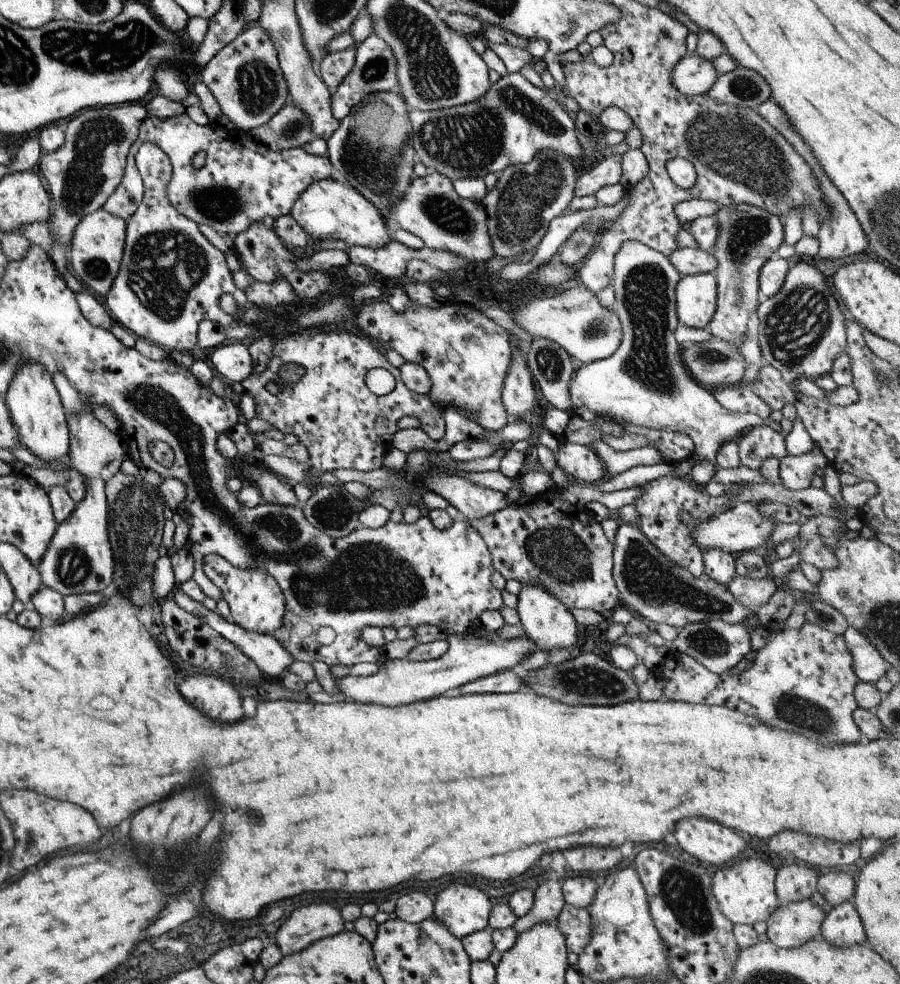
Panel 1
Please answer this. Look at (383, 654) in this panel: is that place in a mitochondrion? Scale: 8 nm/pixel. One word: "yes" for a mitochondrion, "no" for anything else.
no

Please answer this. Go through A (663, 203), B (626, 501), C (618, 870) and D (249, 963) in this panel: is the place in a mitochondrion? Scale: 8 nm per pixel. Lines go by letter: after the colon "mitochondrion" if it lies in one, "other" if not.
A: other
B: other
C: other
D: other

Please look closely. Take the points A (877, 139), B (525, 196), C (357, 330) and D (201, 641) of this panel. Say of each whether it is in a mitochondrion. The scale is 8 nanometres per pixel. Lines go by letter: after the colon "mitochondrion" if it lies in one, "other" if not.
A: other
B: mitochondrion
C: other
D: other

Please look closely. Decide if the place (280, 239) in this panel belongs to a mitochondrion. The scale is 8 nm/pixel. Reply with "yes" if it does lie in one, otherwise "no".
no

